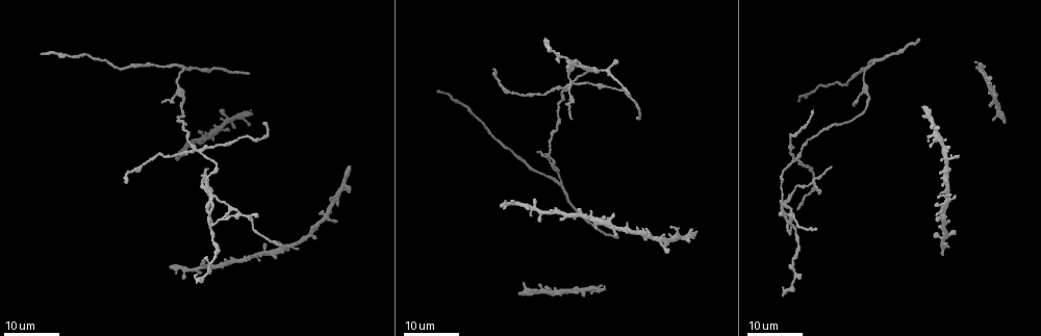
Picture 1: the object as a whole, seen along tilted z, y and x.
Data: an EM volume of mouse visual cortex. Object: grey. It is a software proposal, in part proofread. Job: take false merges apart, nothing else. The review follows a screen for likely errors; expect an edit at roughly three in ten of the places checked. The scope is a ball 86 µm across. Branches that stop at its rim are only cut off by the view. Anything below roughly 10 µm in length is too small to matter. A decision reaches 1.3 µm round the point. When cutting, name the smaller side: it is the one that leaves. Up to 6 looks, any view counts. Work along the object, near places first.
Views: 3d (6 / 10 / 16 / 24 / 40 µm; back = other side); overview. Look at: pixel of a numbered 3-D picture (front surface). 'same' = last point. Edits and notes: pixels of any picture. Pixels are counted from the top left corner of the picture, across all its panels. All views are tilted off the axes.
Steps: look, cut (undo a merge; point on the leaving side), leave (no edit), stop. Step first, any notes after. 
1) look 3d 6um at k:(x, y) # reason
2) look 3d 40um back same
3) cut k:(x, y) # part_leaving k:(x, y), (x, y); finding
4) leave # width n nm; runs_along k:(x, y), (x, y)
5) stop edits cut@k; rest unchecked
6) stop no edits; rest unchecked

look 3d 24um at 1:(208, 195) # looks like a crossing

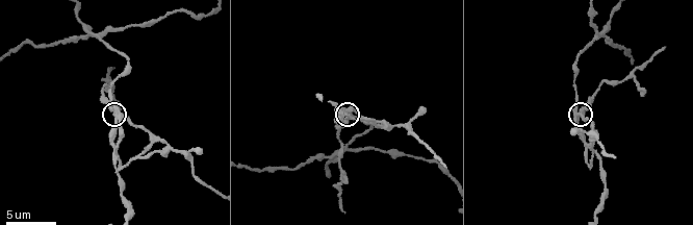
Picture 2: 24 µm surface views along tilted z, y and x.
look 3d 6um at 2:(116, 117) # closer look

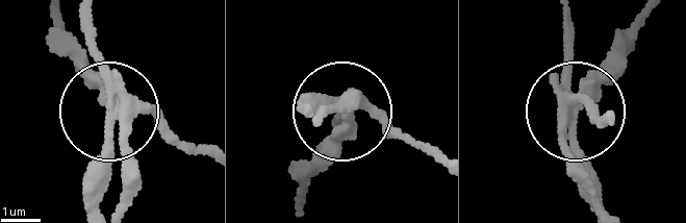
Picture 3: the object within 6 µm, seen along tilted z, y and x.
cut 3:(90, 75) # part_leaving 3:(112, 77), (98, 206); a second neuron is stuck on

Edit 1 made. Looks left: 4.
look overview

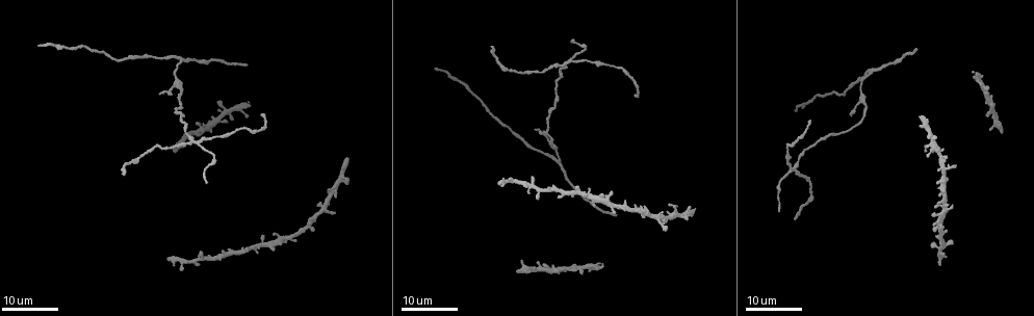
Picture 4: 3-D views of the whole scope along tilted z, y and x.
look 3d 24um at 4:(572, 62) # arms part here

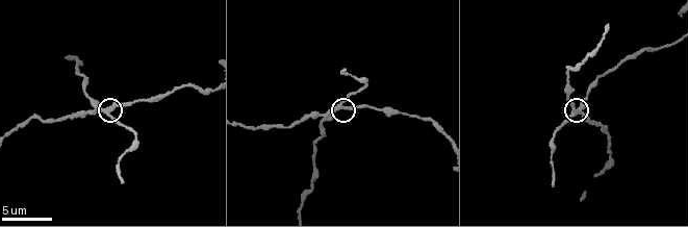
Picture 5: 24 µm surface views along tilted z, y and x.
look 3d 10um at 5:(573, 109)

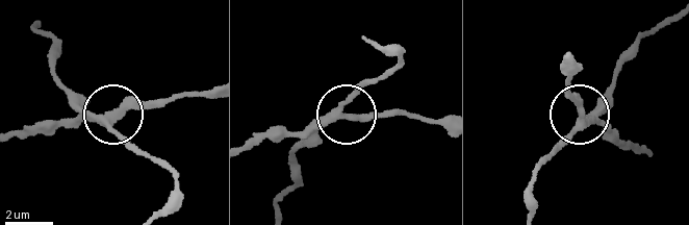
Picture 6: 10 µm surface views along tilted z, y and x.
cut 6:(126, 97) # arms 3; part_leaving 6:(101, 121), (133, 106), (210, 93); two neurons meet here

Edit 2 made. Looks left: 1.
stop edits cut@3, cut@6; rest unchecked

